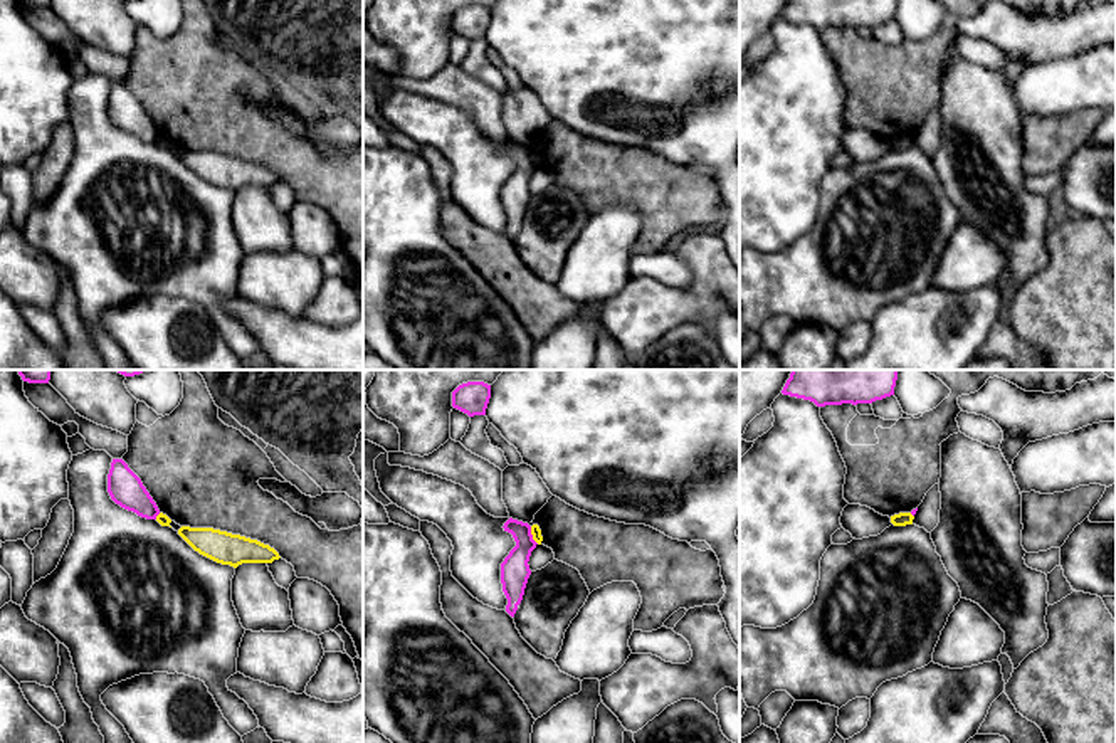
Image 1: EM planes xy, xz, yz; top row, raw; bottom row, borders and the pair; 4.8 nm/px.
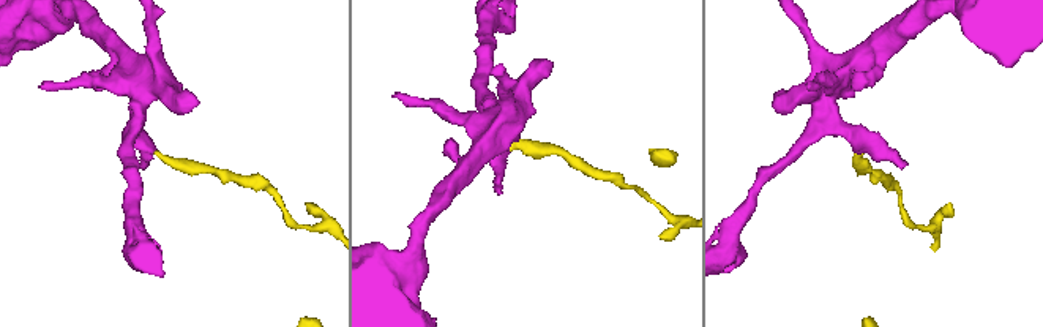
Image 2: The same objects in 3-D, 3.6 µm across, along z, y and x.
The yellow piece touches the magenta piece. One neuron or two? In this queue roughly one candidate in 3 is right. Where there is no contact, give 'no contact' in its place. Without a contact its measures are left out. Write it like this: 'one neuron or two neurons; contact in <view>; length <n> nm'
two neurons; contact in xz; length 100 nm

